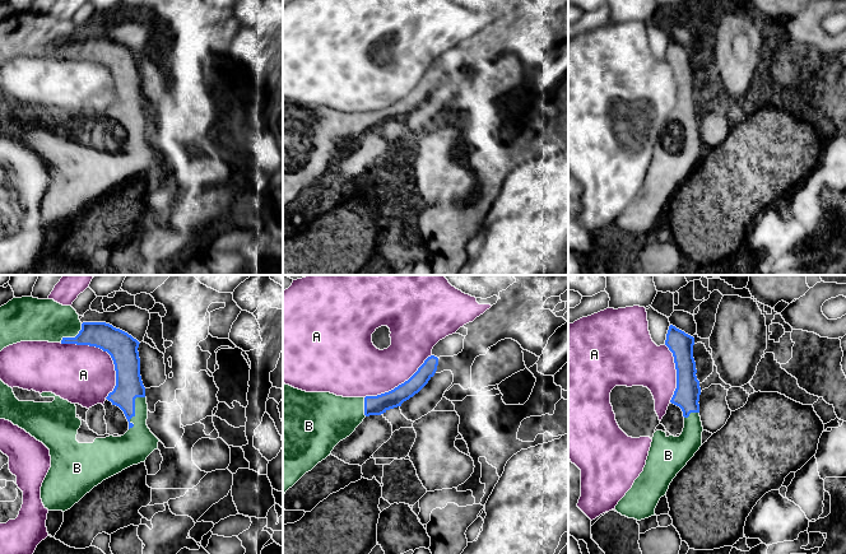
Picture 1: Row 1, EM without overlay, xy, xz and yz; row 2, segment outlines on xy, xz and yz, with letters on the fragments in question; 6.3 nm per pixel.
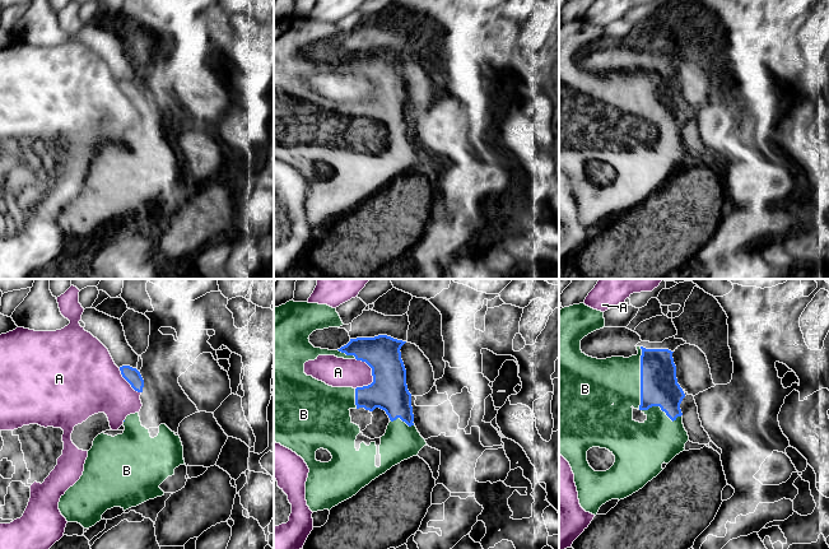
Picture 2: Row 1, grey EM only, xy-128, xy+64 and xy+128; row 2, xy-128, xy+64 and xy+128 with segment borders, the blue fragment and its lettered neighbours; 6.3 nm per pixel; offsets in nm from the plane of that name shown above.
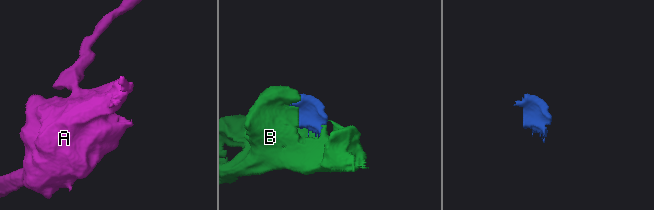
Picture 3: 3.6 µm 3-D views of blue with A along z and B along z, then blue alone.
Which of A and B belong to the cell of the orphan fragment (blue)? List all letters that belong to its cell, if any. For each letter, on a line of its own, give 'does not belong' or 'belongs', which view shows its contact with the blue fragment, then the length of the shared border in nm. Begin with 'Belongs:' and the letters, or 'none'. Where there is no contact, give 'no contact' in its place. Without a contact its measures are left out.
Belongs: B
A: does not belong | xy | 460 nm
B: belongs | xy | 240 nm

